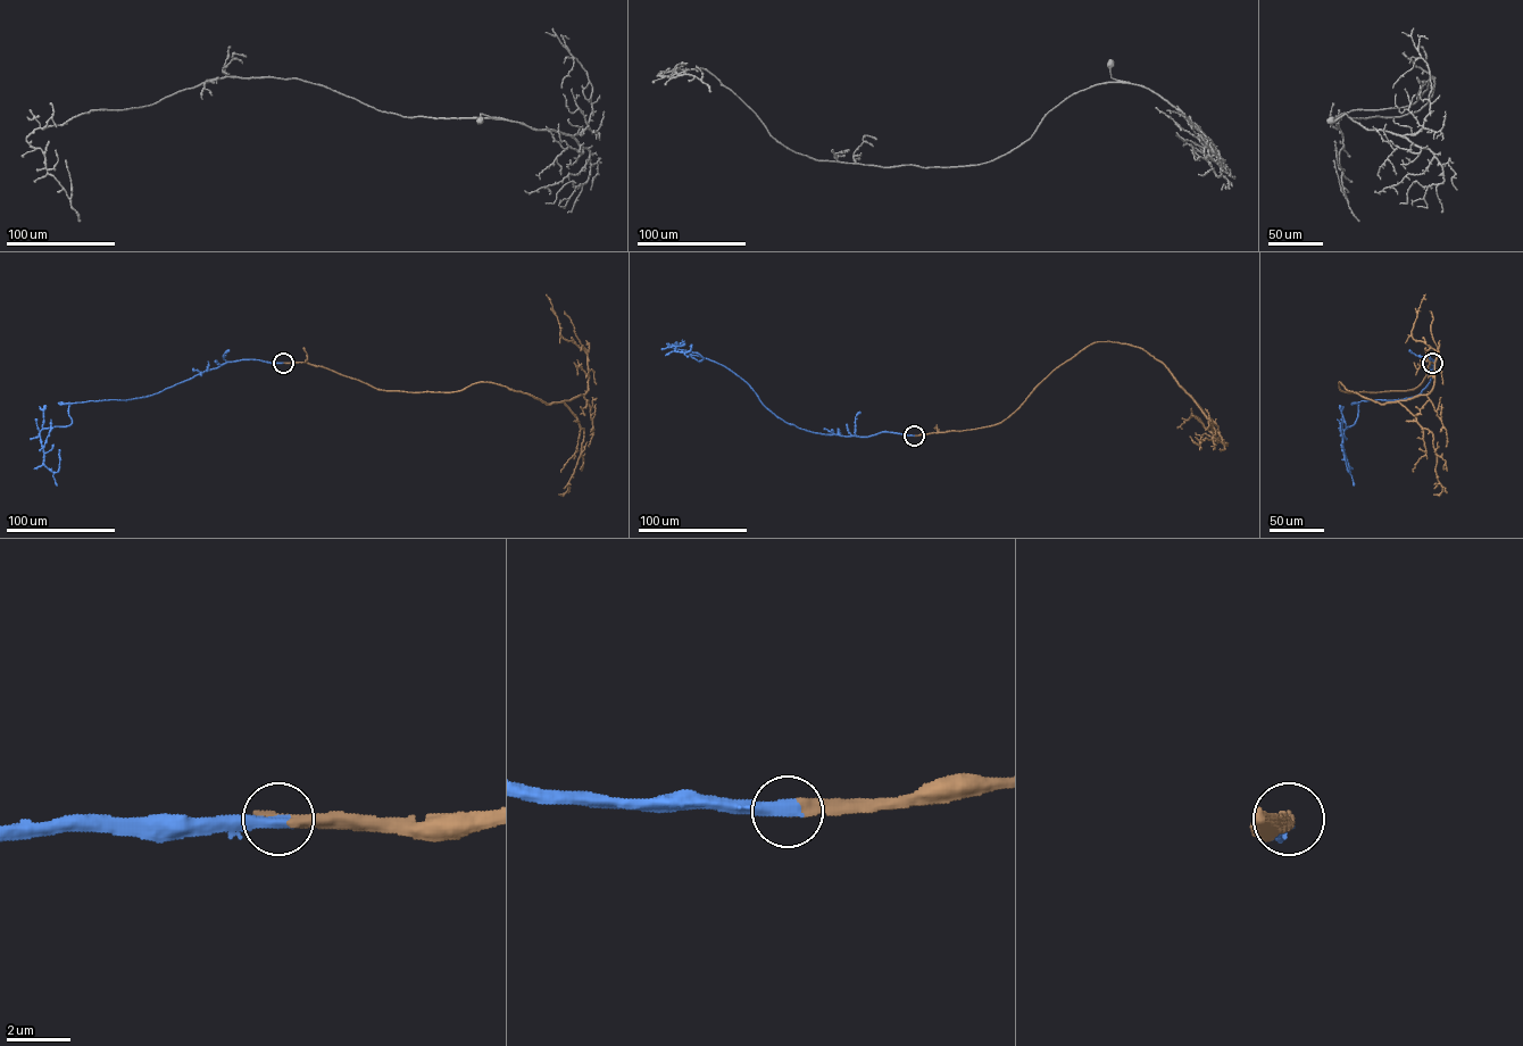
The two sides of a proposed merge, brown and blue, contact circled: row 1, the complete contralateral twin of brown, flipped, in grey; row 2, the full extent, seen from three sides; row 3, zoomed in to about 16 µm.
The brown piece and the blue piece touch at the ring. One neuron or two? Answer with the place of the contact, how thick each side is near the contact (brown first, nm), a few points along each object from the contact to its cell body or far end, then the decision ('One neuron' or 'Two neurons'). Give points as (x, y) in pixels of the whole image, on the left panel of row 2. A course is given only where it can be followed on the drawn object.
Place: (283, 363). Thickness 320 nm (brown) against 480 nm. Course of brown: (283, 363), (381, 390), (487, 382), (547, 404), (569, 400), (588, 391), (587, 354), (560, 334), (546, 295). Course of blue: (283, 363), (227, 362), (148, 396), (58, 403), (69, 403), (72, 423), (40, 432), (52, 472), (59, 449). One neuron

